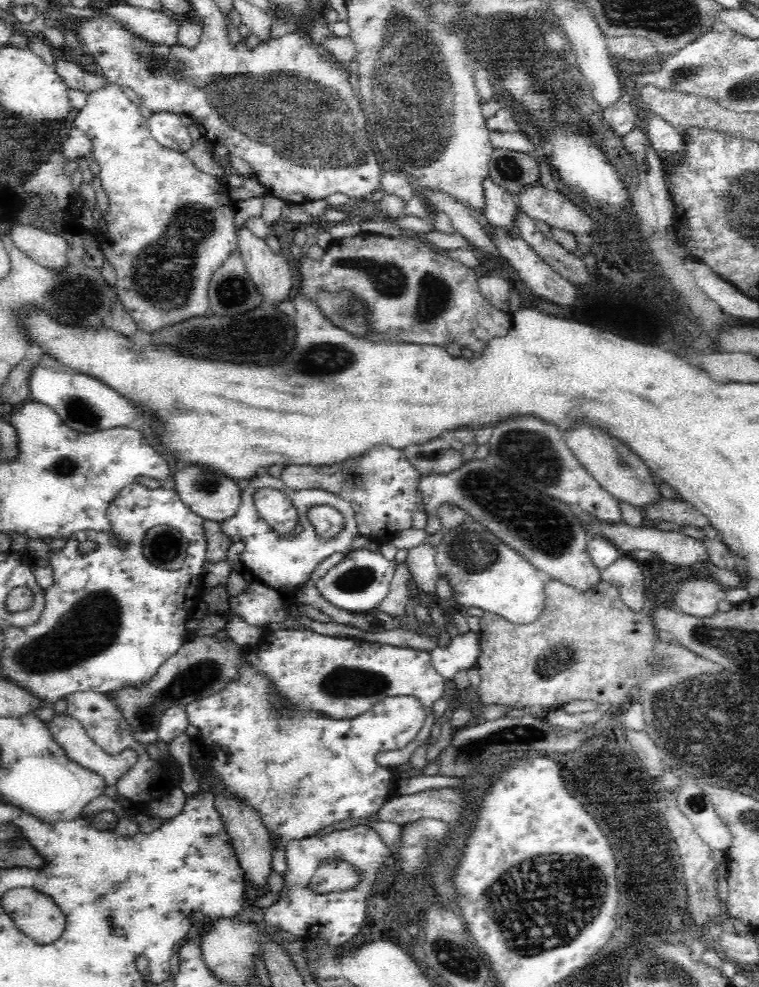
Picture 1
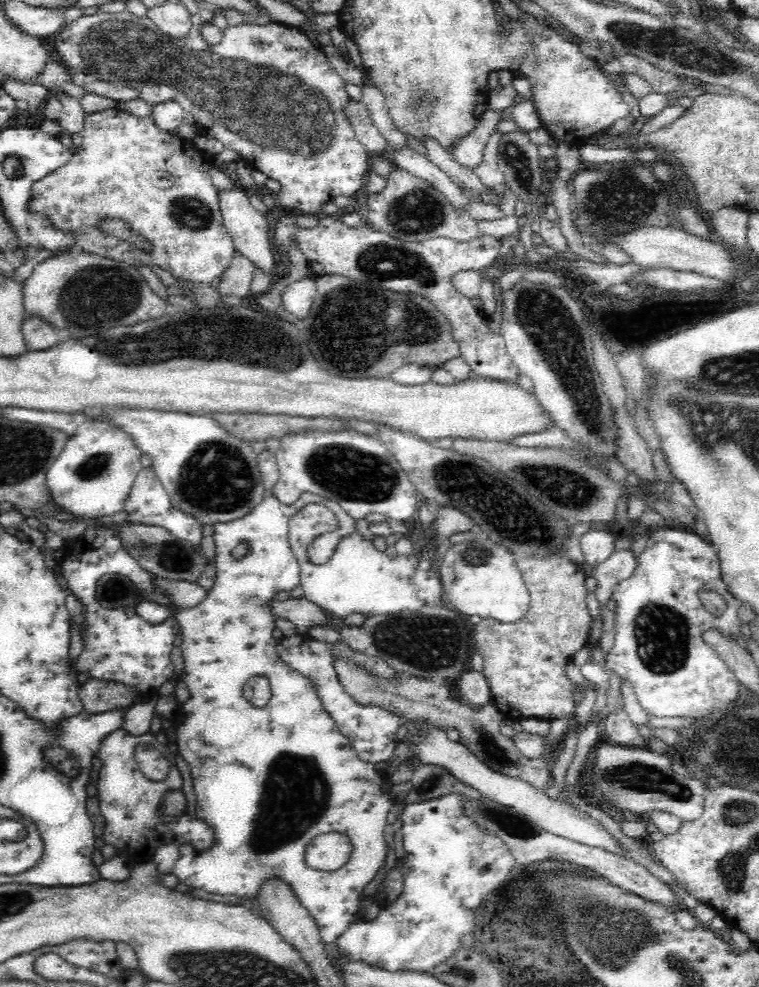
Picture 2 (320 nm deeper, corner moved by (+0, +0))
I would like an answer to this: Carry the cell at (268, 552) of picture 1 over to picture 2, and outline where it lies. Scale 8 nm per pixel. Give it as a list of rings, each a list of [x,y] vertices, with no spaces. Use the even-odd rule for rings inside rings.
[[[267,448],[257,454],[257,463],[259,466],[259,471],[261,472],[264,494],[263,501],[258,503],[258,506],[254,508],[243,516],[242,518],[232,519],[230,522],[216,523],[213,525],[213,539],[215,544],[215,567],[217,570],[217,578],[215,580],[212,590],[207,592],[206,598],[203,602],[200,602],[197,606],[192,608],[179,608],[179,607],[166,607],[165,605],[156,603],[155,601],[140,602],[136,607],[137,614],[146,620],[147,624],[161,624],[164,620],[171,619],[174,616],[174,620],[177,620],[179,625],[181,637],[182,637],[182,655],[184,659],[184,669],[182,670],[181,676],[186,683],[186,688],[190,693],[190,697],[179,704],[176,710],[176,716],[172,717],[172,721],[175,725],[174,732],[176,733],[176,745],[178,745],[178,752],[182,755],[182,758],[188,762],[190,767],[194,793],[196,795],[195,804],[195,817],[203,820],[214,833],[214,842],[210,844],[210,848],[206,850],[196,850],[191,846],[190,843],[186,843],[179,848],[179,857],[172,868],[172,874],[178,878],[180,884],[184,884],[190,889],[203,890],[208,894],[217,894],[220,896],[236,896],[242,902],[247,902],[247,904],[253,904],[257,900],[258,892],[262,888],[262,884],[266,884],[268,879],[280,879],[288,888],[292,890],[292,893],[296,895],[296,898],[300,901],[300,905],[306,908],[306,911],[310,913],[312,919],[316,921],[321,939],[323,942],[335,942],[338,936],[342,935],[342,932],[348,928],[350,922],[354,921],[354,916],[358,912],[358,904],[362,899],[362,891],[364,886],[366,886],[378,872],[378,868],[384,864],[384,859],[386,858],[386,842],[384,841],[384,826],[387,825],[386,815],[388,810],[392,808],[392,797],[390,793],[384,793],[382,791],[382,784],[388,779],[388,775],[376,770],[373,763],[363,761],[357,754],[352,750],[353,747],[343,735],[341,731],[338,730],[334,719],[330,717],[326,709],[322,706],[322,701],[320,701],[317,695],[317,689],[311,685],[308,678],[302,677],[296,670],[293,670],[286,662],[282,661],[278,657],[275,647],[278,644],[278,640],[272,637],[272,632],[275,629],[276,617],[269,606],[267,606],[272,598],[275,598],[280,592],[280,590],[292,590],[296,584],[300,582],[299,573],[300,569],[298,566],[297,558],[291,550],[289,543],[289,522],[292,515],[295,515],[300,509],[303,509],[307,504],[322,504],[328,507],[332,514],[336,513],[336,526],[328,532],[318,534],[314,536],[314,544],[312,544],[312,550],[316,550],[316,554],[322,554],[324,558],[332,556],[336,544],[340,542],[340,536],[346,536],[346,534],[352,534],[356,532],[354,527],[354,519],[350,515],[344,512],[342,507],[340,512],[338,509],[332,508],[332,501],[324,499],[321,496],[314,496],[312,493],[303,493],[301,498],[291,505],[284,505],[280,503],[274,495],[272,495],[272,489],[274,484],[278,479],[278,466],[277,458],[275,453],[270,452]],[[240,542],[246,542],[250,547],[250,553],[247,556],[241,558],[233,557],[233,550],[240,544]],[[253,677],[266,677],[270,682],[271,687],[271,699],[269,703],[262,709],[255,707],[253,703],[248,702],[243,694],[244,684]],[[324,833],[342,833],[346,835],[352,844],[352,853],[349,859],[343,864],[340,869],[336,870],[314,870],[307,866],[305,861],[306,845],[318,835]]]

